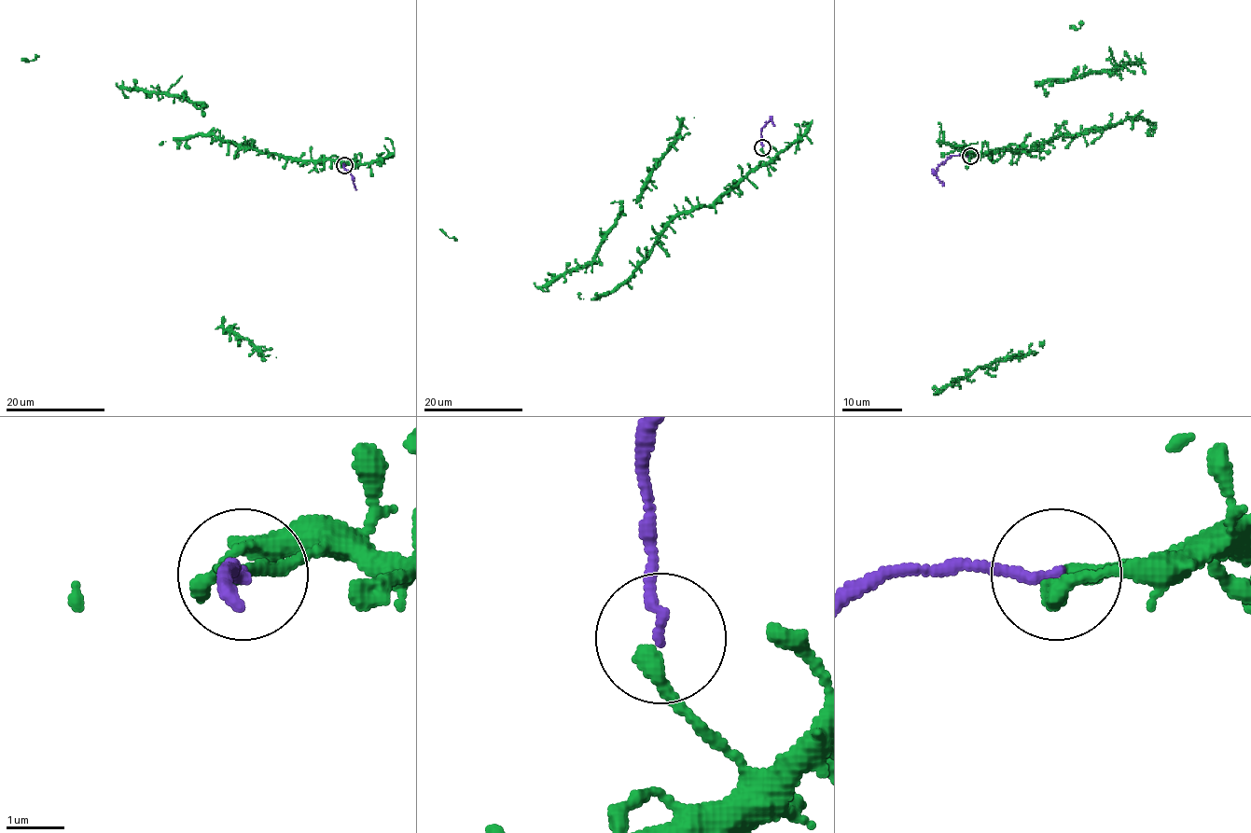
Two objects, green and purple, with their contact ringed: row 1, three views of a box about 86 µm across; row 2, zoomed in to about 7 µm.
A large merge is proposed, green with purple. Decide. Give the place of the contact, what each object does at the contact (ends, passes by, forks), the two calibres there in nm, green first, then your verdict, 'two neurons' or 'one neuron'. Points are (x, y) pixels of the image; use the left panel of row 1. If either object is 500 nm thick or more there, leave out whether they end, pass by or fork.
place (344, 165); green ends; purple ends; calibres 300 and 180 nm; two neurons

